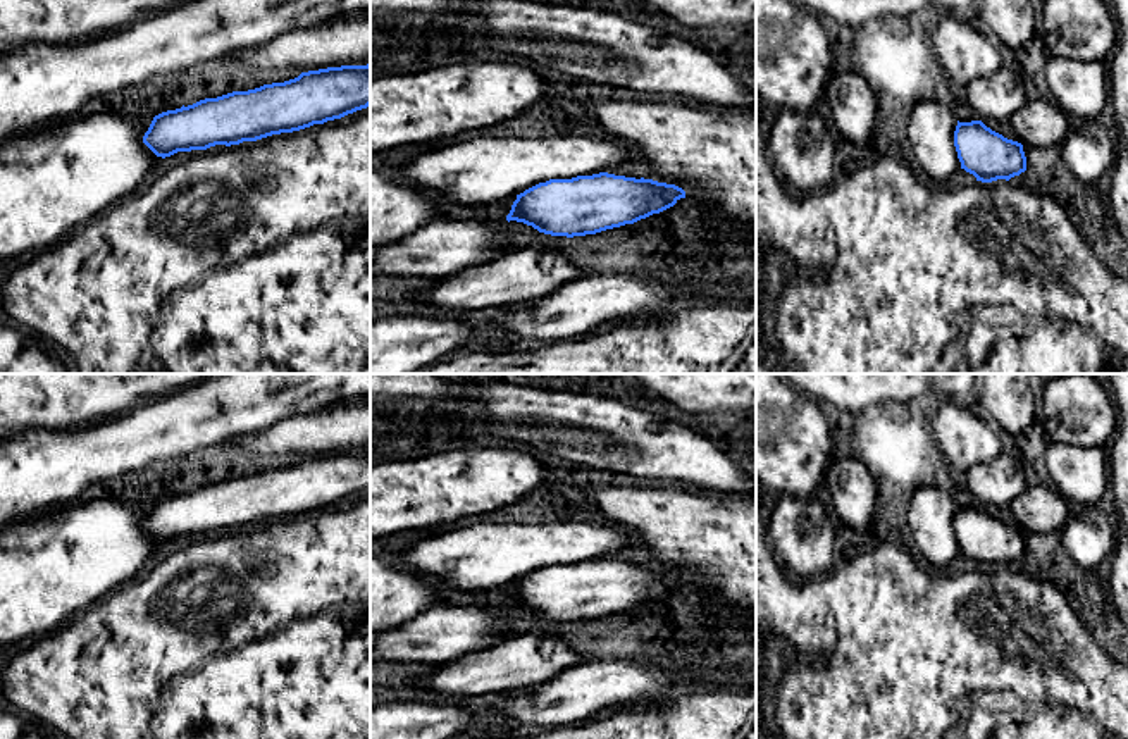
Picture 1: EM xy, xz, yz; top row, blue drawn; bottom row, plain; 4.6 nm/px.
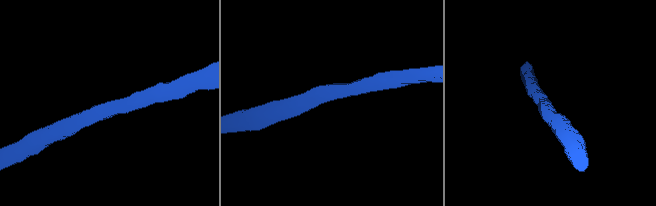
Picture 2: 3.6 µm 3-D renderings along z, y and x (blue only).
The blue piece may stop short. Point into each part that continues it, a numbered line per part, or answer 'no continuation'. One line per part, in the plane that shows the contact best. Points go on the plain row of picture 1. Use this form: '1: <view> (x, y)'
no continuation

